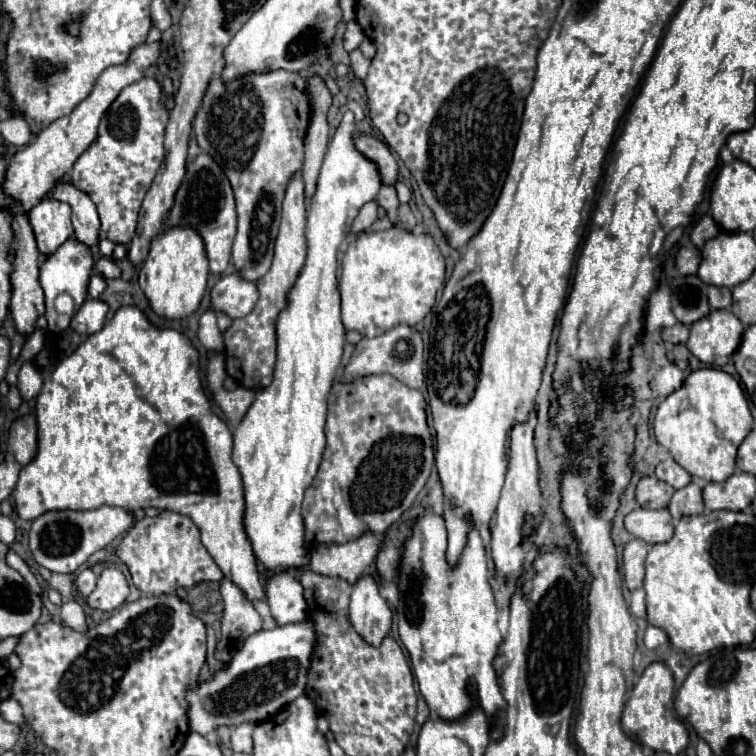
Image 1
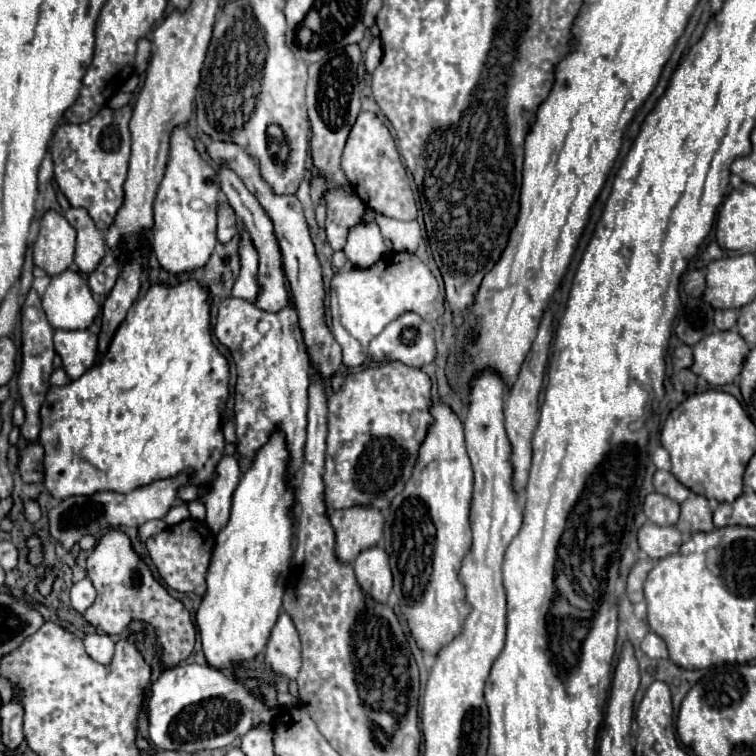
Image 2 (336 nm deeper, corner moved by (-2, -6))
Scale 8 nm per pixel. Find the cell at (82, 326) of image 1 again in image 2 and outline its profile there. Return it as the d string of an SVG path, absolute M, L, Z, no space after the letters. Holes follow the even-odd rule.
M62 331L54 333L56 353L62 357L62 367L70 379L84 375L98 355L98 339L90 331Z

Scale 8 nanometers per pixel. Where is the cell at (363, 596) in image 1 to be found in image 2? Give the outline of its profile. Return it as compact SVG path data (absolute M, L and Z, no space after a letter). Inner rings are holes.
M374 545L364 549L354 561L354 573L362 591L380 603L386 603L392 591L392 573L388 567L388 555L382 547Z

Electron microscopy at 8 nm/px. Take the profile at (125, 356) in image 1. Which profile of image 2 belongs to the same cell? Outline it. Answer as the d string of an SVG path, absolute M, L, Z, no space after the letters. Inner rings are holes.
M194 279L174 287L164 283L152 285L146 297L130 307L106 357L80 379L64 387L52 387L46 395L40 443L46 451L44 483L48 493L58 499L94 495L98 491L130 493L156 479L176 477L186 471L192 473L192 483L180 489L180 499L198 499L202 495L200 485L216 475L214 467L224 453L220 419L230 393L228 381L228 361L212 343L208 289Z

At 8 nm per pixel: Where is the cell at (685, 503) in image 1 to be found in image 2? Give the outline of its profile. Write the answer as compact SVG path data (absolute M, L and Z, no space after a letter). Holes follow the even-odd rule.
M690 495L684 503L682 503L682 511L680 511L680 519L676 523L678 531L692 535L698 531L712 531L712 511L708 507L708 499L702 495Z

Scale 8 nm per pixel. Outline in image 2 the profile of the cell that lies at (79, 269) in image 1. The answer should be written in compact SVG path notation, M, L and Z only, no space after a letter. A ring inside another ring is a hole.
M64 271L52 277L42 307L50 325L64 331L88 329L100 311L88 283L76 271Z

